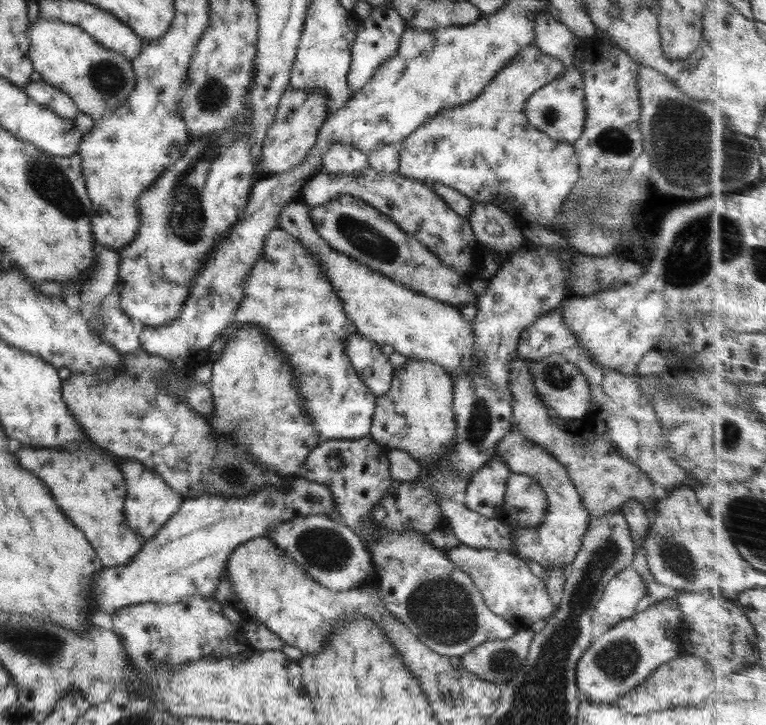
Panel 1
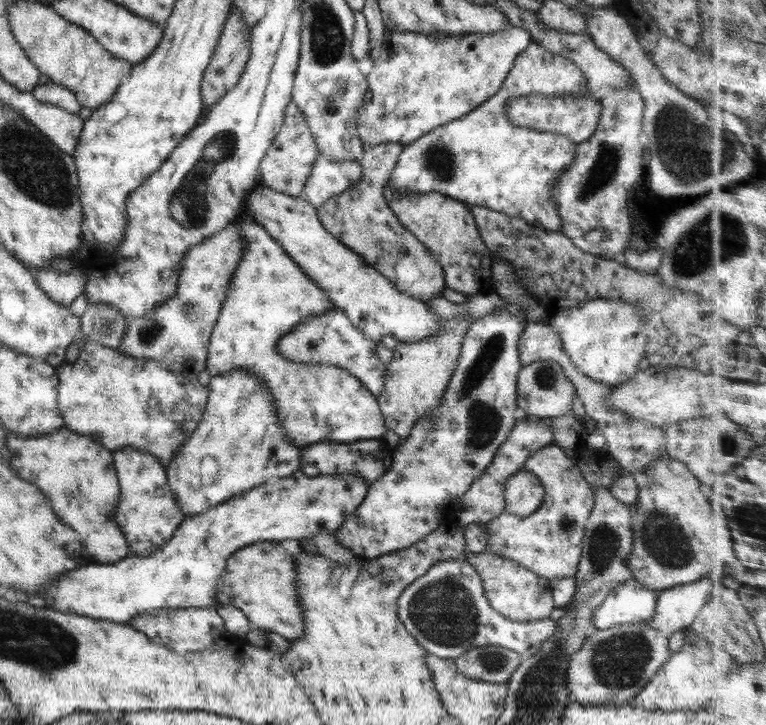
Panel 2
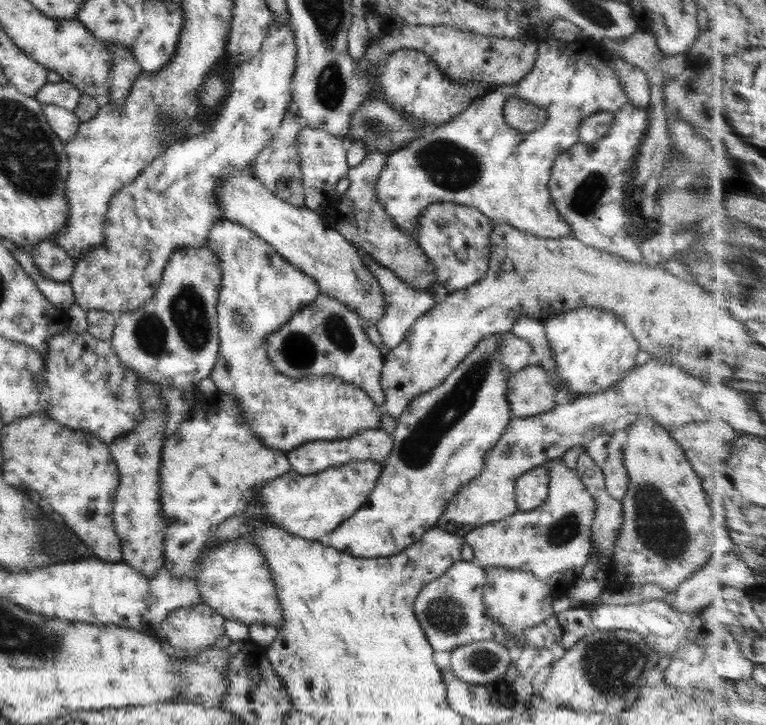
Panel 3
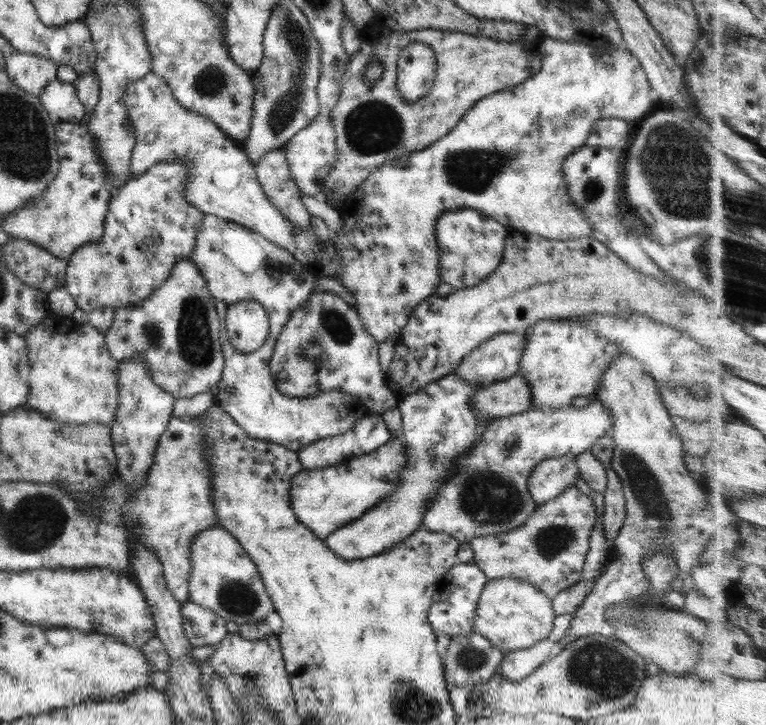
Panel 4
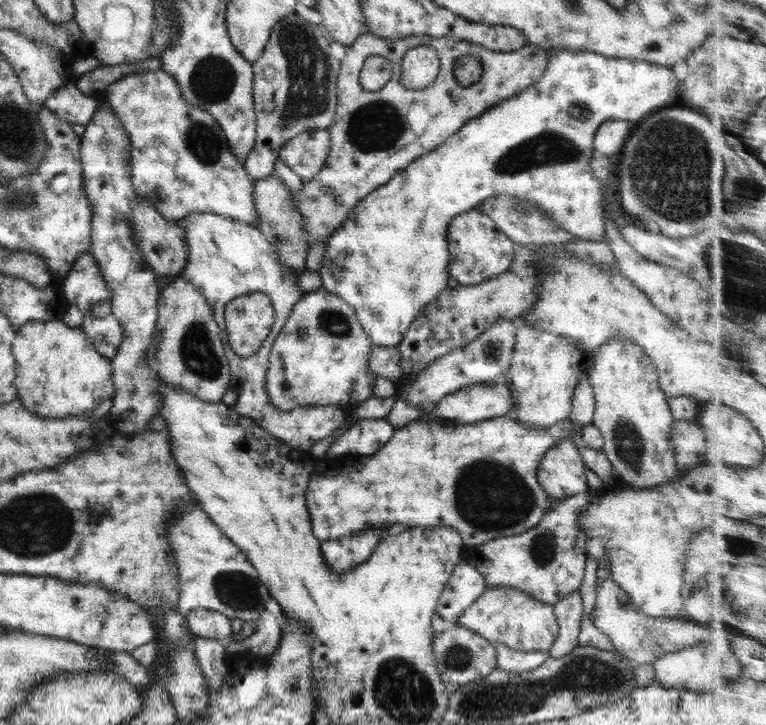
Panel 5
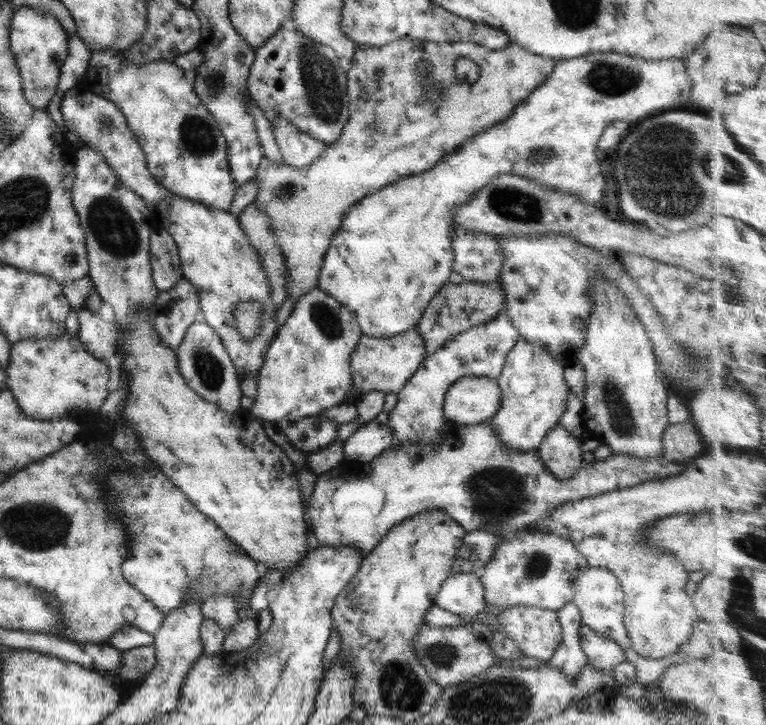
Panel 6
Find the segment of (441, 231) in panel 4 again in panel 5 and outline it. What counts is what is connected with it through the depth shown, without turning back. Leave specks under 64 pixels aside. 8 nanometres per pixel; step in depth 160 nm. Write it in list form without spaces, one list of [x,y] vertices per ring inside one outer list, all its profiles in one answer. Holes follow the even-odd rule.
[[[474,209],[459,213],[448,222],[446,239],[448,276],[464,288],[473,287],[506,271],[516,248],[516,244],[499,231],[488,216]]]

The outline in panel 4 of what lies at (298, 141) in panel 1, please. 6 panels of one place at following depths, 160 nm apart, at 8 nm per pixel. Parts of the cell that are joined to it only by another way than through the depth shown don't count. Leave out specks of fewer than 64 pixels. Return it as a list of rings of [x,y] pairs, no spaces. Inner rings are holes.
[[[281,148],[266,152],[253,165],[256,182],[265,198],[294,227],[308,229],[310,214],[303,206],[298,189],[291,180],[290,170]]]

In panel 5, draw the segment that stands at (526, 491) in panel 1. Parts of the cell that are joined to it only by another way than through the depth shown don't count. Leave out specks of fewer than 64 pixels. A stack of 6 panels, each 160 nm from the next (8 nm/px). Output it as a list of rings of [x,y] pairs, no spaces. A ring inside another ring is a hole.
[[[561,441],[551,446],[542,455],[537,465],[536,479],[539,486],[551,496],[552,500],[558,500],[589,491],[583,472],[585,472],[585,467],[576,446],[571,441]]]

